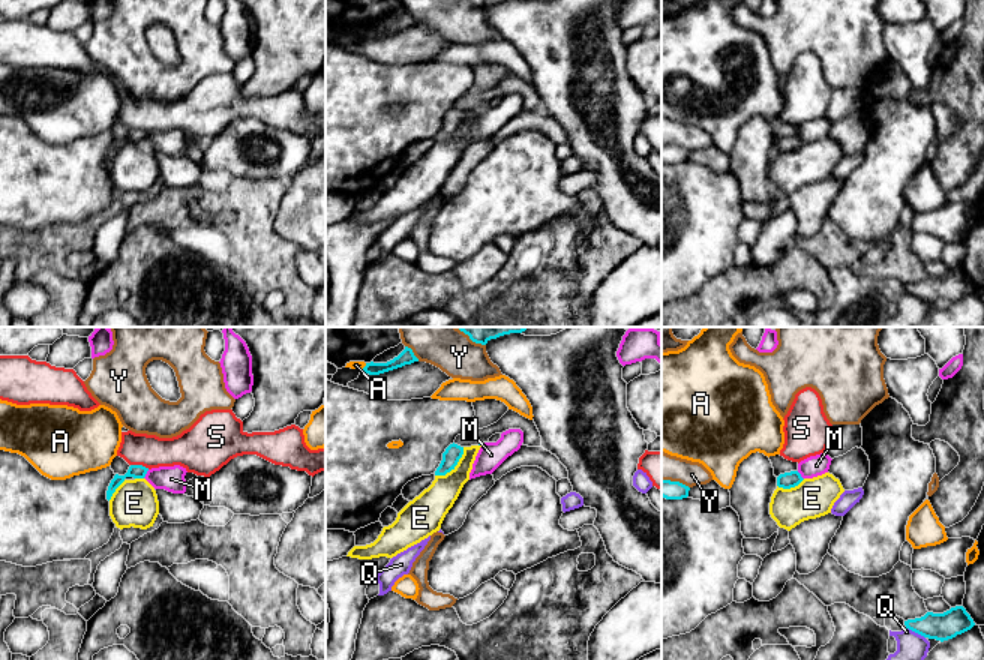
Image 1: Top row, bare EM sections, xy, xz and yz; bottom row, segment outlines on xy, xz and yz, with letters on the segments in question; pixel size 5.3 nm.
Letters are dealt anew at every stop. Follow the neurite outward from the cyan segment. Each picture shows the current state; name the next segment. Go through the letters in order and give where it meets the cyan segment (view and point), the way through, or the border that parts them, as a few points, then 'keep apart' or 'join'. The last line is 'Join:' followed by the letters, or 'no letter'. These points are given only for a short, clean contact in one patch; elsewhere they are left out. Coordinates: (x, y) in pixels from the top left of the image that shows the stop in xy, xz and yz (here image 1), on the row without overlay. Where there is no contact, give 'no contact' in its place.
A: contact xz (365, 30); keep apart
E: contact xz (453, 131); border xz (464, 111), (459, 125), (444, 138), (435, 140); keep apart
M: contact xy (146, 137); border xy (149, 134), (143, 141); keep apart
Q: contact yz (915, 296); border yz (906, 291), (924, 302); keep apart
S: contact xy (140, 129); keep apart
Y: contact xz (413, 17); keep apart
Join: no letter

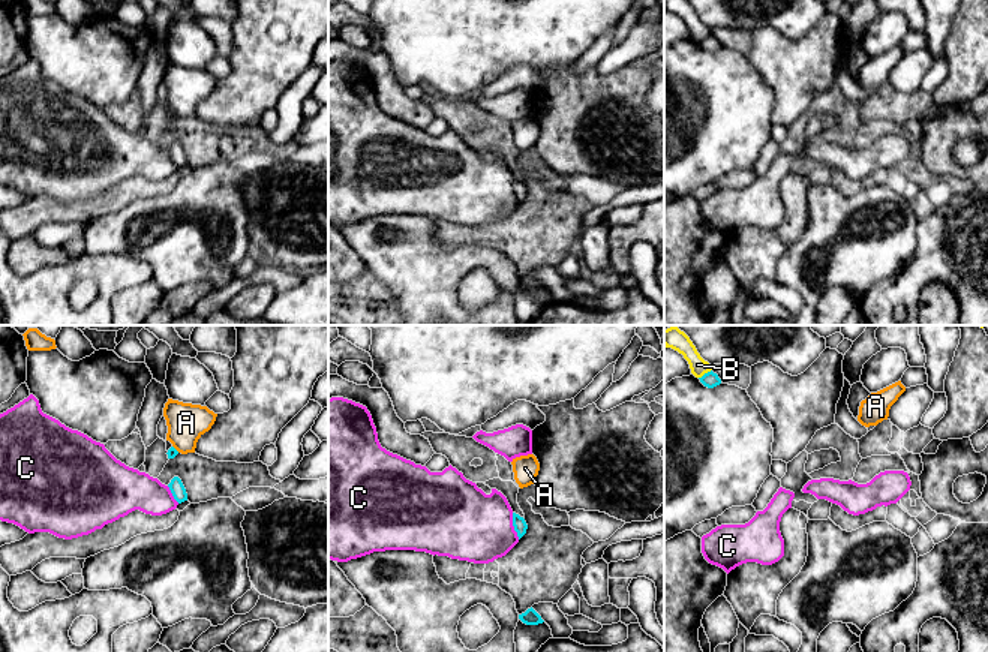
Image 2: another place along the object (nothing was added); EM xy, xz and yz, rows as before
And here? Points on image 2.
A: contact xy (174, 113); keep apart
B: contact yz (705, 38); keep apart
C: contact xz (513, 189); border xz (511, 177), (511, 189), (519, 203); keep apart
Join: no letter

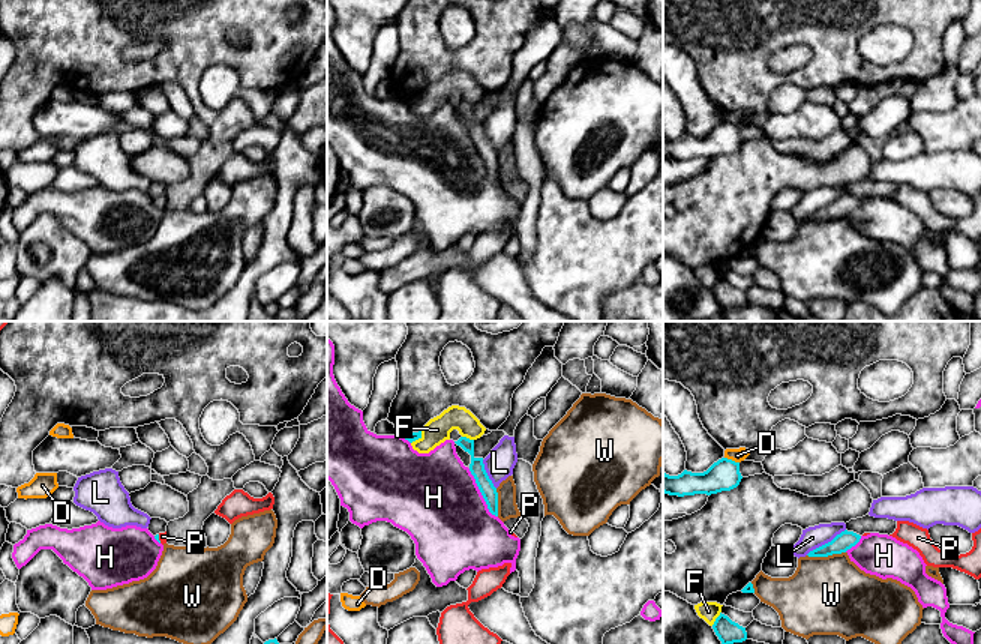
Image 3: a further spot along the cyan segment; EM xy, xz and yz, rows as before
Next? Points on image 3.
D: contact yz (731, 123); keep apart
F: contact xz (417, 102); keep apart
H: contact xz (482, 158); keep apart
L: contact yz (825, 207); keep apart
P: contact xy (158, 203); way xy (156, 200), (158, 203), (162, 200); join
W: contact yz (825, 219); keep apart
Join: P

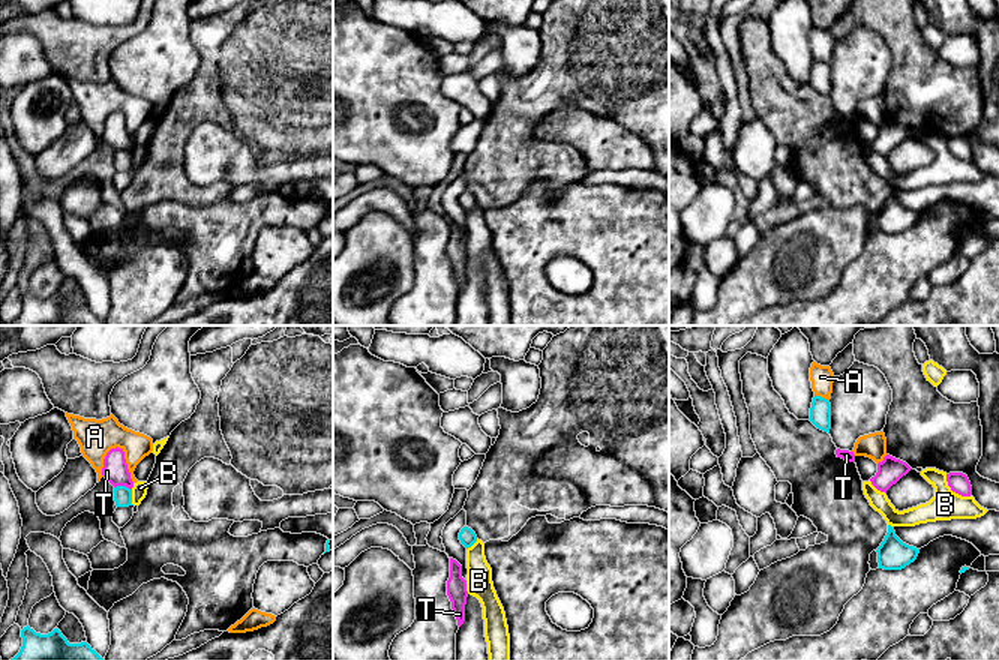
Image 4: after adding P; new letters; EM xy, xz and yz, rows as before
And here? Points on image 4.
A: contact yz (822, 62); keep apart
B: contact xy (131, 161); keep apart
T: contact xy (123, 150); keep apart
Join: no letter

